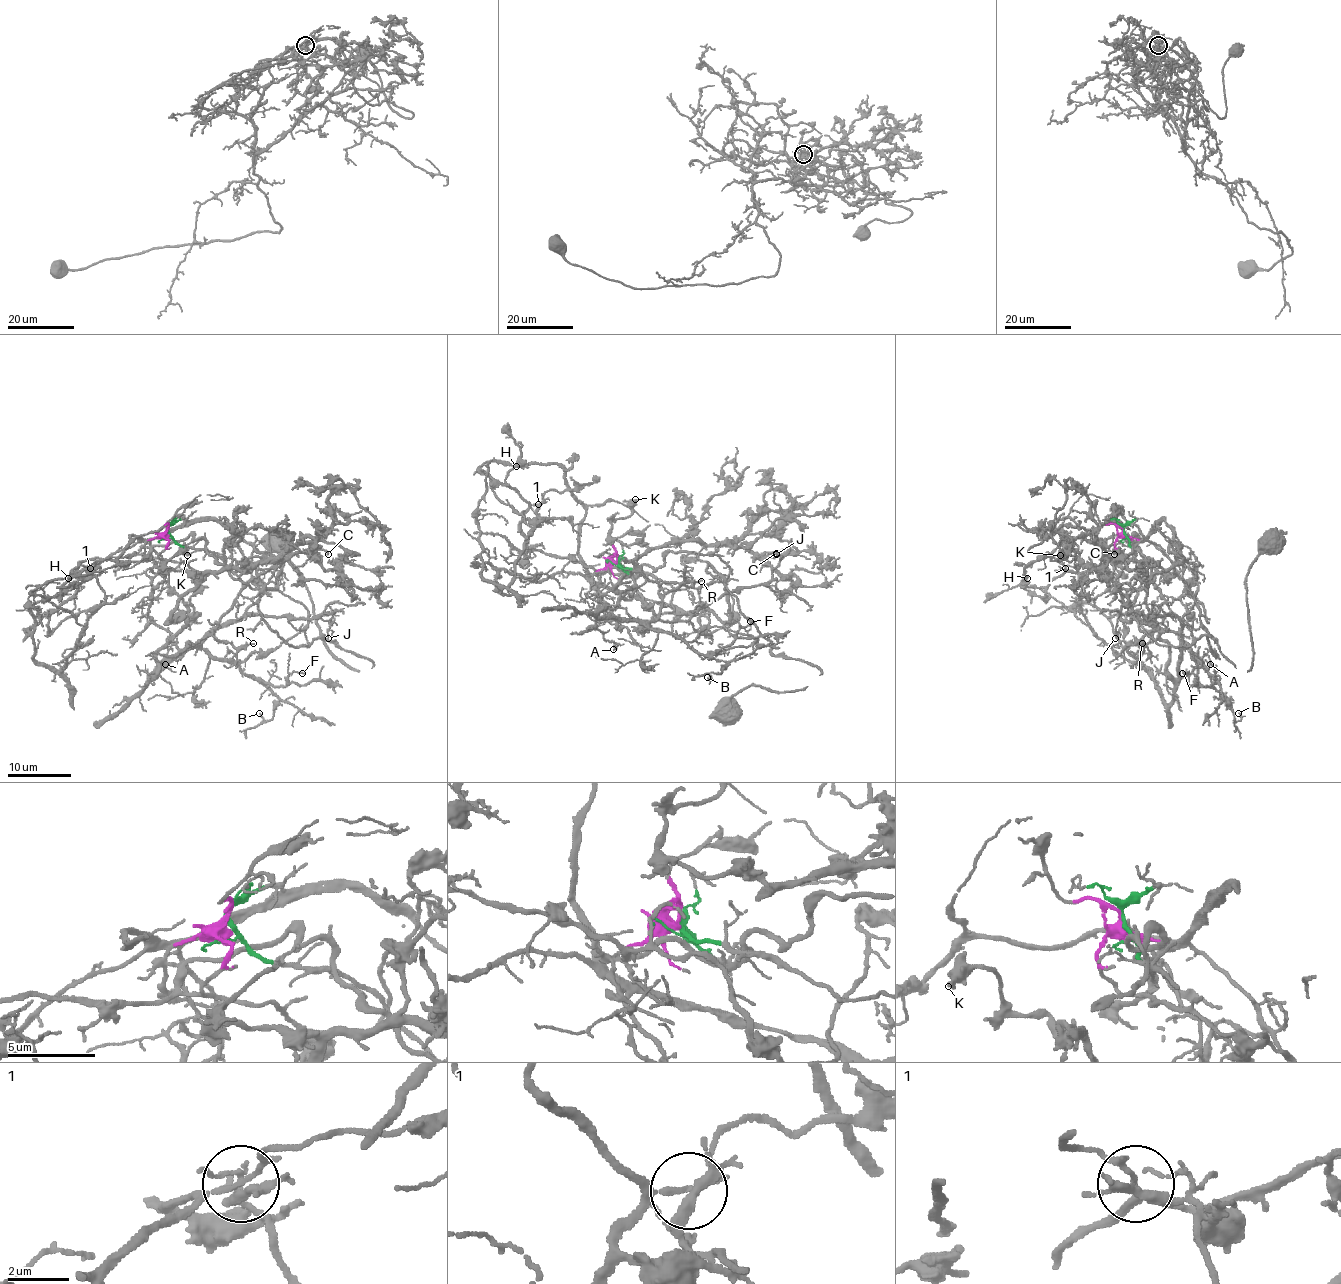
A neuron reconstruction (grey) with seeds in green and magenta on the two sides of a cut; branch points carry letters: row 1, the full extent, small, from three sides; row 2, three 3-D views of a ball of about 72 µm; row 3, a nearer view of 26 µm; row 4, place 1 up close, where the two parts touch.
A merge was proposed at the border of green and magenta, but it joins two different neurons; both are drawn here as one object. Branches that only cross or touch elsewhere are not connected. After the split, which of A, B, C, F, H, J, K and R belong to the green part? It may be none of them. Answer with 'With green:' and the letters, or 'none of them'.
With green: A, B, C, F, J, K, R

